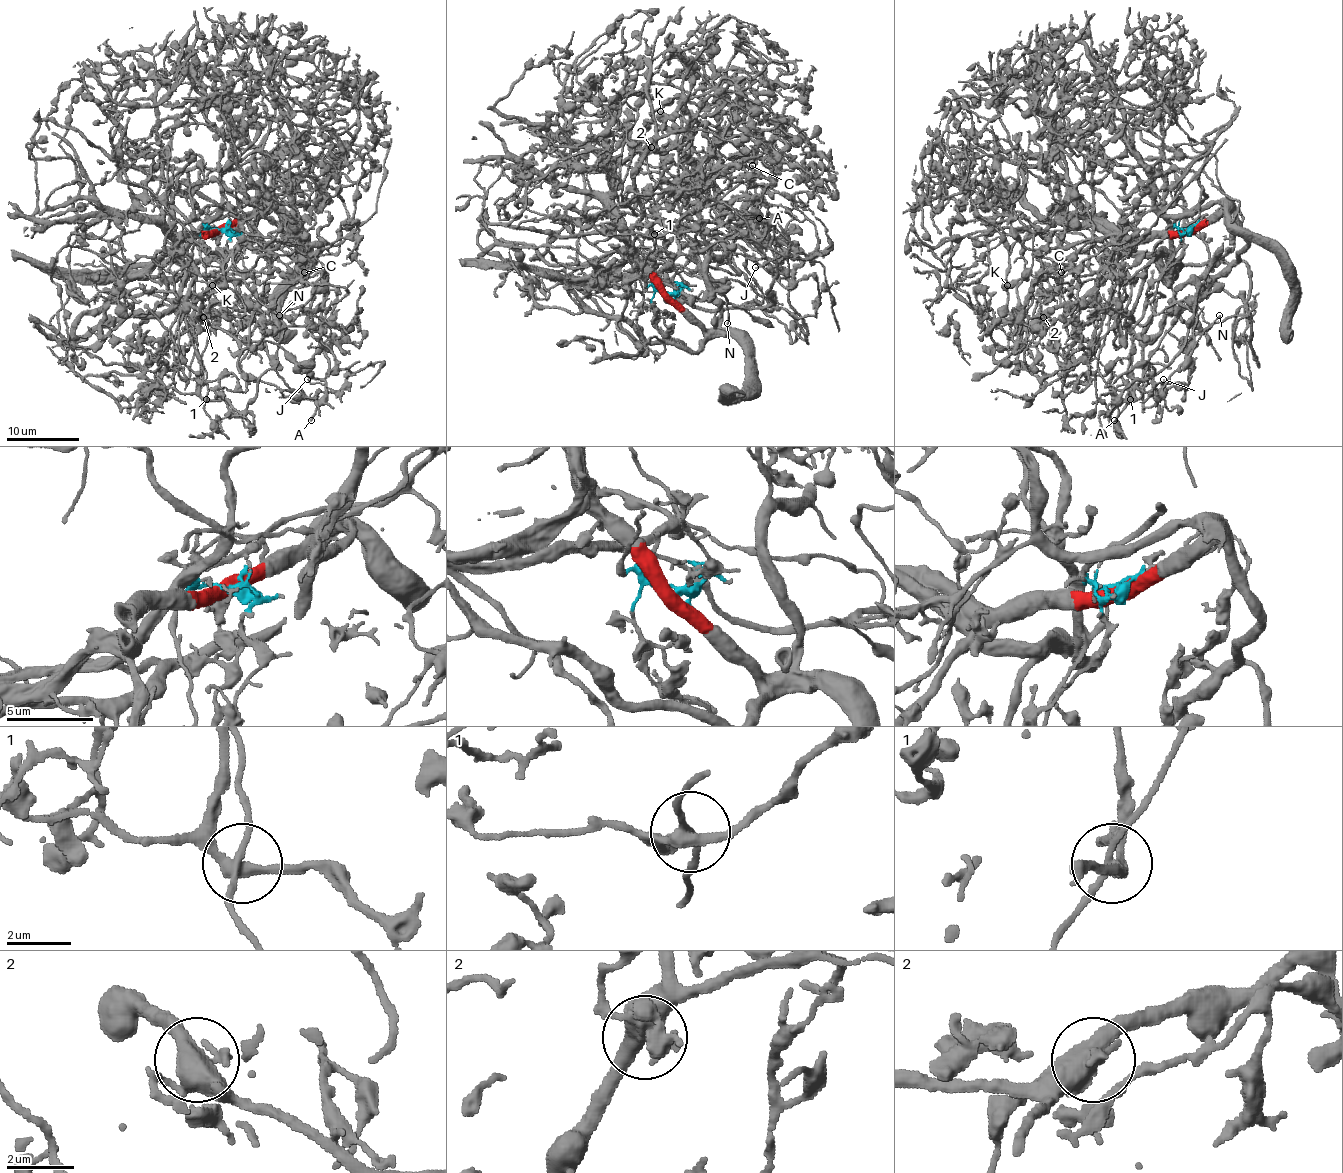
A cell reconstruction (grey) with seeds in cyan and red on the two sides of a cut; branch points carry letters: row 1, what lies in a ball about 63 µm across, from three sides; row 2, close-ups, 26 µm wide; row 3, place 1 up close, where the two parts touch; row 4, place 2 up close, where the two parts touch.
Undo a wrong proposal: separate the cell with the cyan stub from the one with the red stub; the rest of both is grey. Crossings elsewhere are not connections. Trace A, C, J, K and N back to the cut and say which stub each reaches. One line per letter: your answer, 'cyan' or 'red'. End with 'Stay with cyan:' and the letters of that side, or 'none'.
A: red
C: cyan
J: cyan
K: red
N: red
Stay with cyan: C, J

